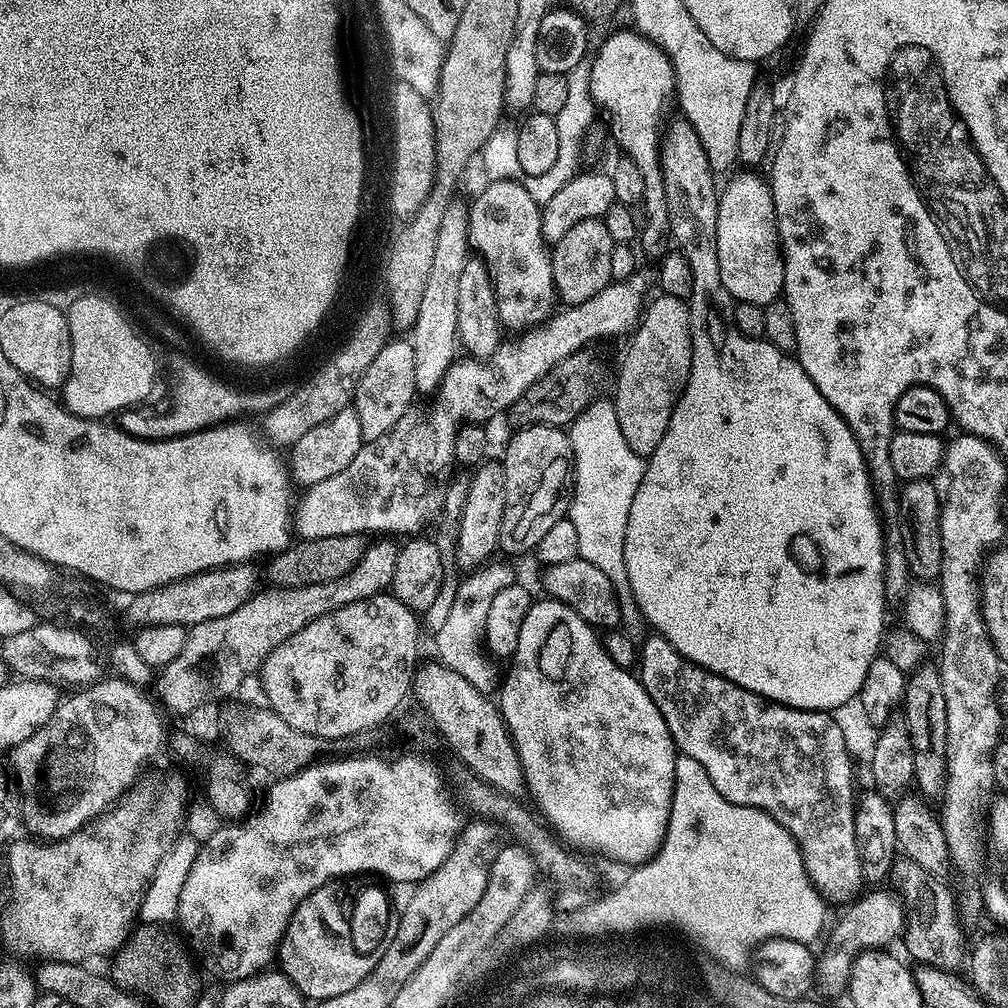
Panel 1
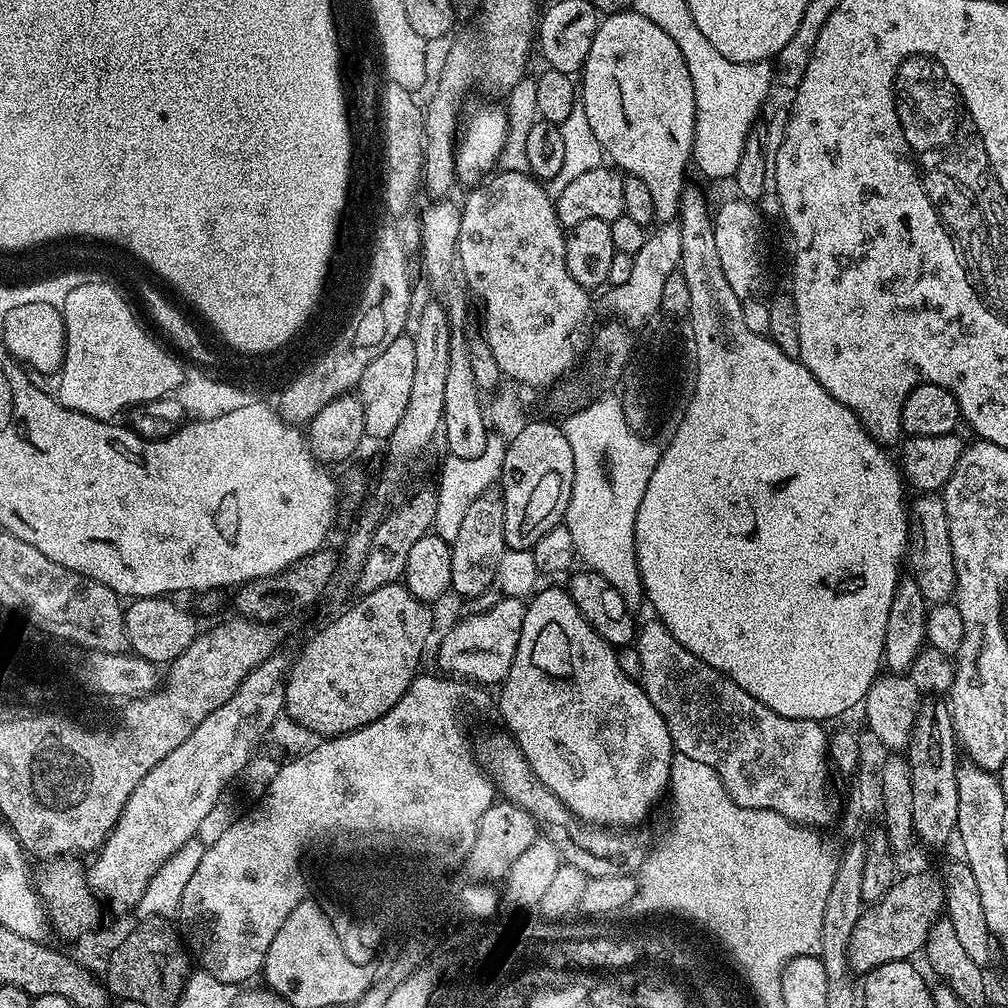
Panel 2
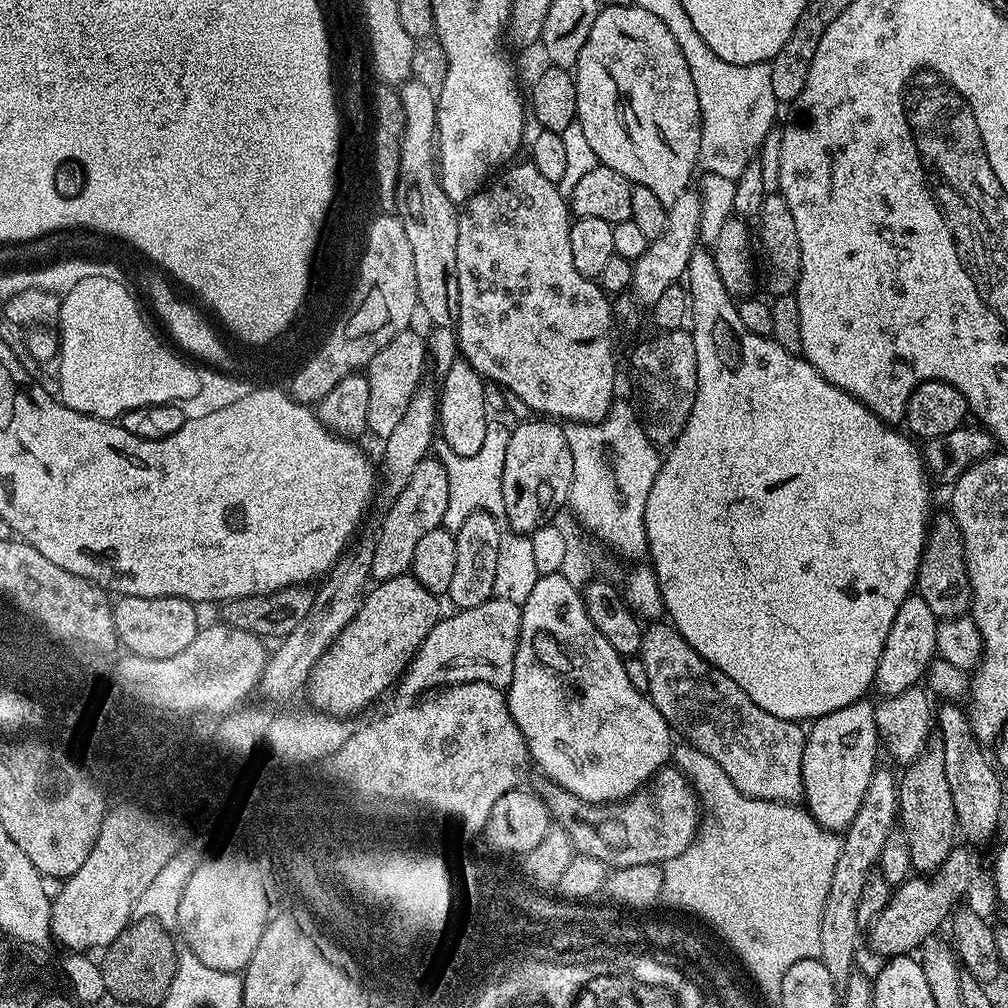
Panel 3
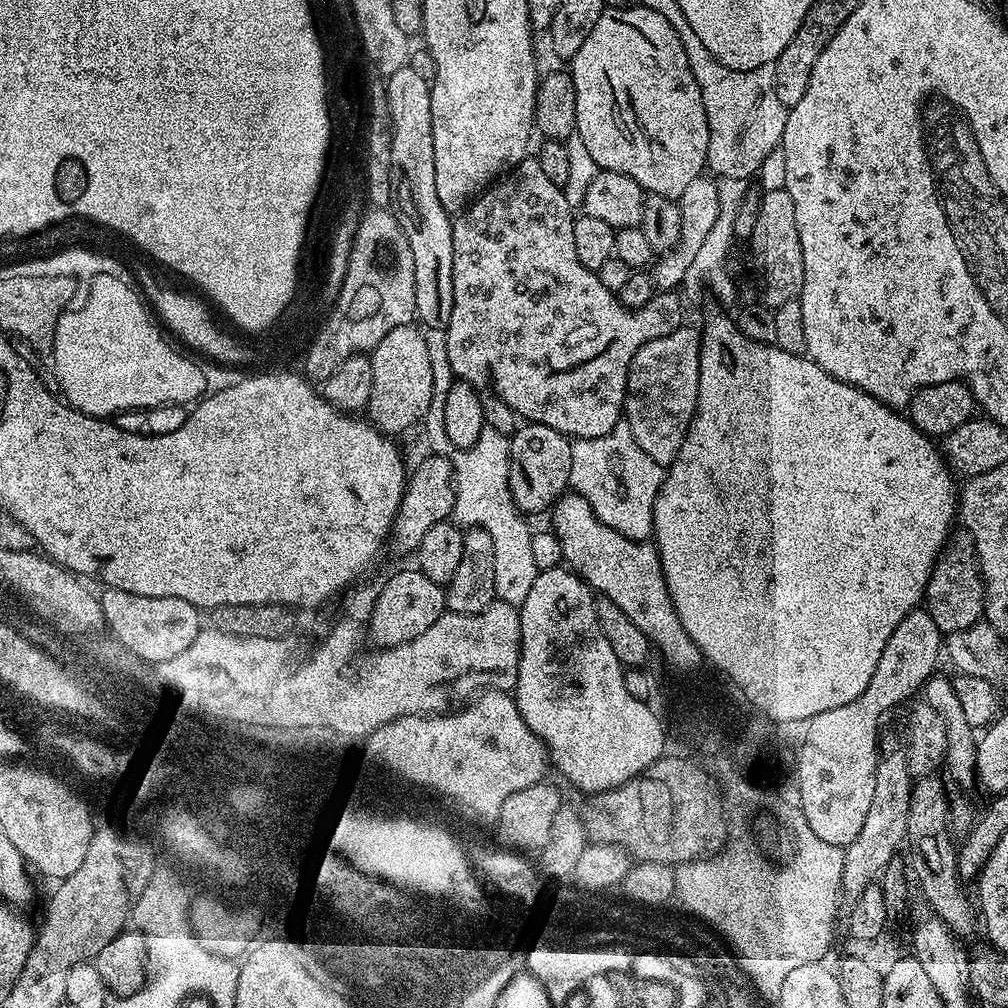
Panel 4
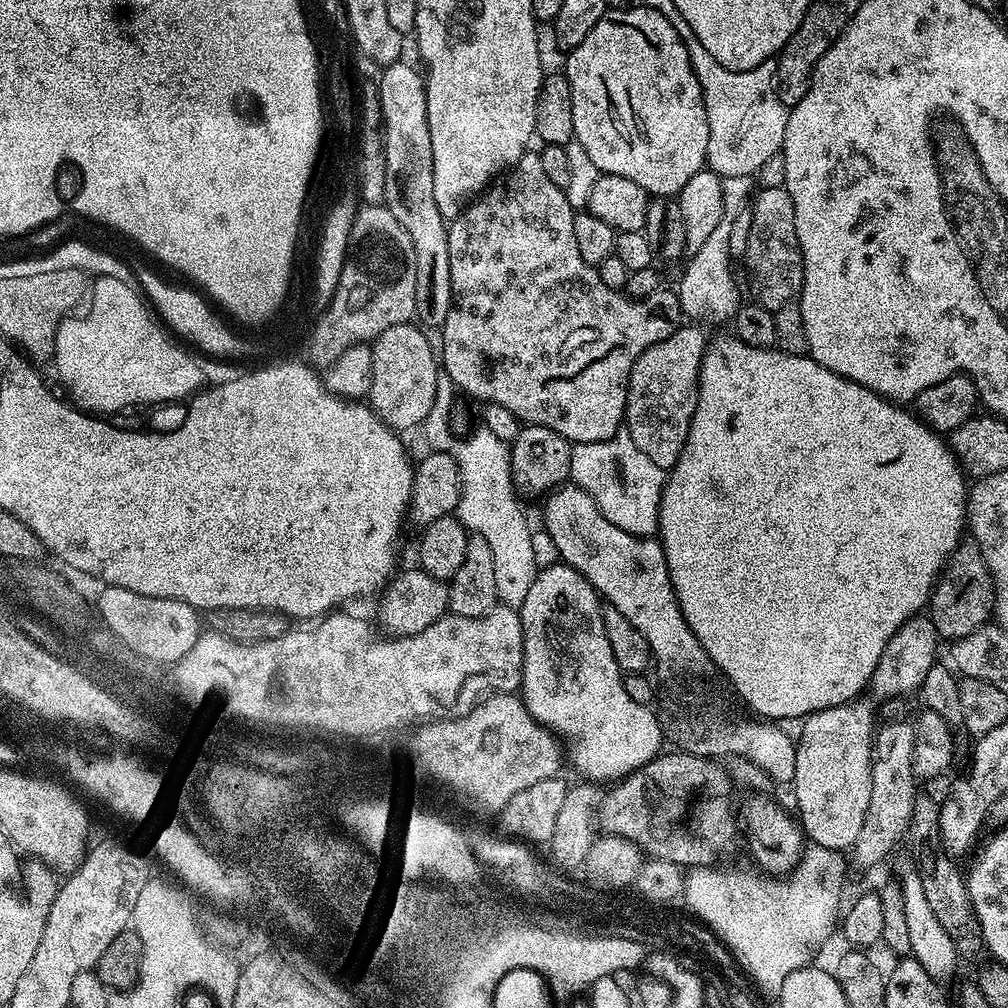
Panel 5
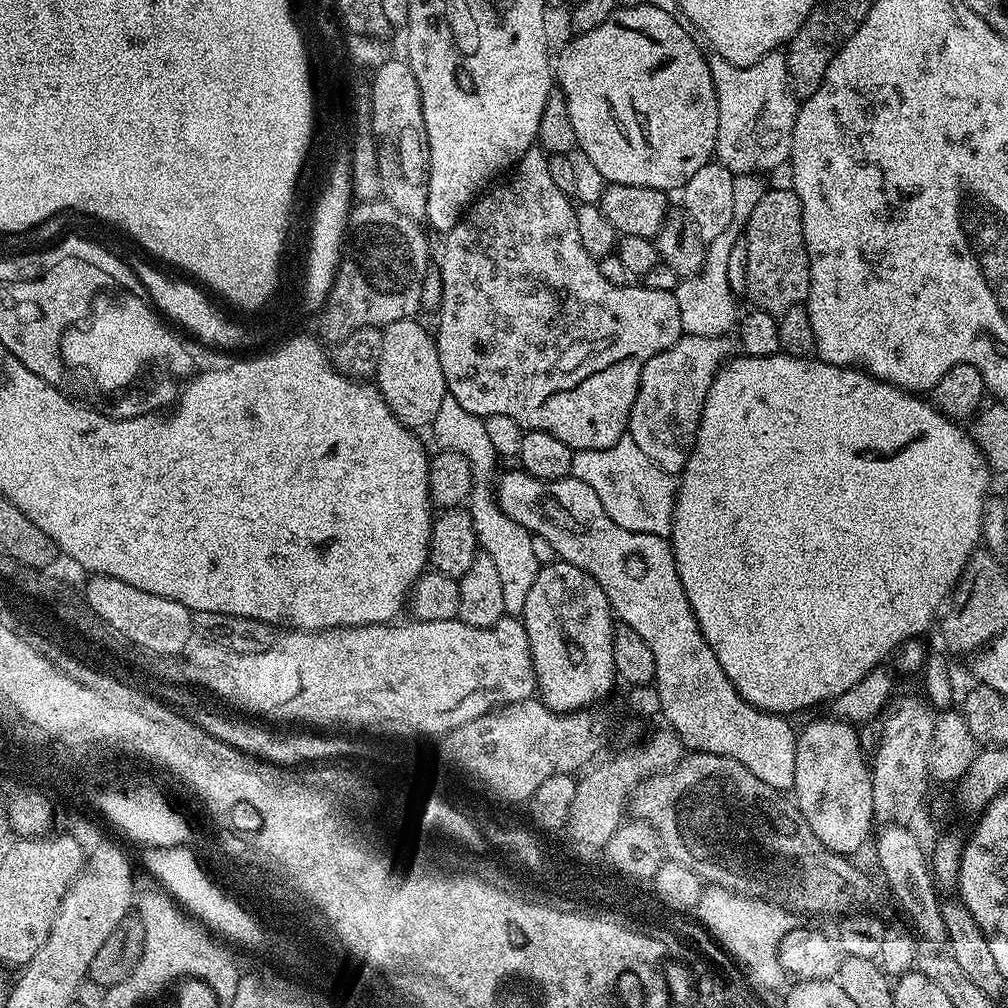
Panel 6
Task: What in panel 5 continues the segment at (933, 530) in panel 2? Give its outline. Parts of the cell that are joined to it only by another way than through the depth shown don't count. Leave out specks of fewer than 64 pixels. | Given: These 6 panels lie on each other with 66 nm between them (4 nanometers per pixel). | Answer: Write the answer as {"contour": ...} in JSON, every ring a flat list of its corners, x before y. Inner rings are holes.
{"contour":[[961,539,932,590,930,619,936,628,937,637,944,639,945,636,948,642,955,642,963,636,974,634,993,619,995,606,996,587,992,572,986,566,986,558,982,558,982,550,975,540]]}

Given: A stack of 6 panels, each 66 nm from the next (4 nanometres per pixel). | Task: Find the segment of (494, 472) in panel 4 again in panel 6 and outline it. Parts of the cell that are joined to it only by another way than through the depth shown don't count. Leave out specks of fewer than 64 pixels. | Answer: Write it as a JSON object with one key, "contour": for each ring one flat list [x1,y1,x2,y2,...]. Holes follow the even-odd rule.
{"contour":[[445,394,442,398,442,406,438,406,438,414,434,414,432,419,431,432,440,448,452,448,472,463,472,478,476,483,473,483,472,495,468,497,466,507,474,522,476,542,482,549,483,555,490,557,494,561,495,568,498,569,498,578,502,581,502,602,505,613,517,618,523,617,526,594,530,594,530,586,534,586,534,578,538,571,534,549,530,546,533,534,503,513,496,501,496,493,491,483,480,484,480,480,493,479,492,471,498,463,494,446,486,435,484,421,481,417,470,414,470,410,462,410,456,399]]}

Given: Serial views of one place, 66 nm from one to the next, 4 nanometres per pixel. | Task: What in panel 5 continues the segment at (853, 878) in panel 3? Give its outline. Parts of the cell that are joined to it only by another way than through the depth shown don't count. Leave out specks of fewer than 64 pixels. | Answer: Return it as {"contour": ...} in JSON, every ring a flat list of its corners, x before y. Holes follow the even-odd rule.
{"contour":[[896,720,893,724,879,725,874,736,878,751,872,762,872,789,870,806,864,815,862,831,854,845,856,860,860,864,876,864,892,852,892,847,900,840,900,835,909,831,912,822,912,811,918,799,916,787,918,781,914,770,914,748,916,730,911,723,903,724]]}

